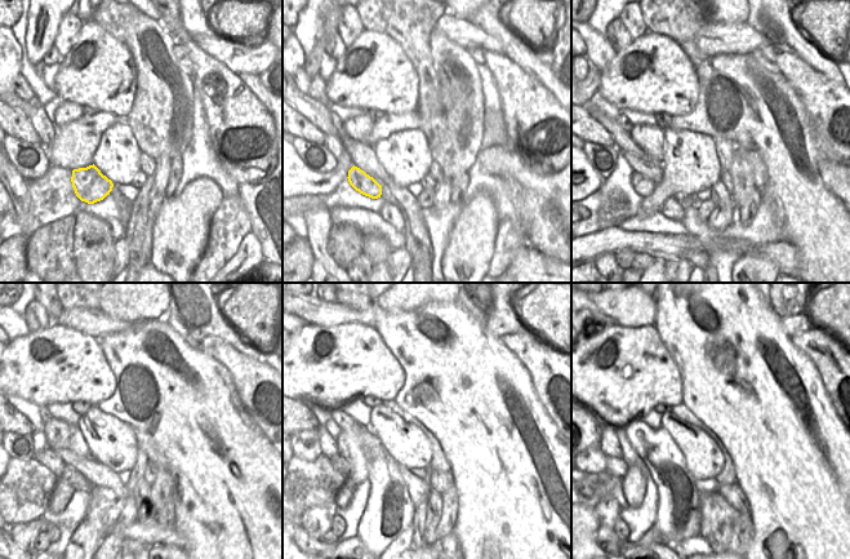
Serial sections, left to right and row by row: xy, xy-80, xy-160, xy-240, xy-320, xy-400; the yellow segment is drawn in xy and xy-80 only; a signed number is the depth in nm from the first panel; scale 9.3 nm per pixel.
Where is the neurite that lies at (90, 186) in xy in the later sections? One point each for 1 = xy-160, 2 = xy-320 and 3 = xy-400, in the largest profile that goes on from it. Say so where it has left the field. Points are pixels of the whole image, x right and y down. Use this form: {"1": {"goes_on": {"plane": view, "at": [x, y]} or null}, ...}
{"1": {"goes_on": {"plane": "xy-160", "at": [644, 186]}}, "2": {"goes_on": {"plane": "xy-320", "at": [328, 443]}}, "3": {"goes_on": {"plane": "xy-400", "at": [609, 443]}}}

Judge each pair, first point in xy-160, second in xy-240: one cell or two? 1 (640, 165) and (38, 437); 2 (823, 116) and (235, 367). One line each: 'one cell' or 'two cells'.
1: two cells
2: one cell

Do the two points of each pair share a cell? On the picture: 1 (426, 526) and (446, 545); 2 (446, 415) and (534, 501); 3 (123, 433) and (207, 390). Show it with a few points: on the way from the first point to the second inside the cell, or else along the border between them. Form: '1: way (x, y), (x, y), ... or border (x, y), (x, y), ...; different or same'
1: border (439, 538), (431, 545); different
2: way (468, 437), (512, 479); same
3: border (105, 413), (111, 413), (125, 421), (136, 433); different

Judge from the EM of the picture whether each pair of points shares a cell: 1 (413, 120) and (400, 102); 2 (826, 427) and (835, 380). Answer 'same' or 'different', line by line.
1: different
2: different

